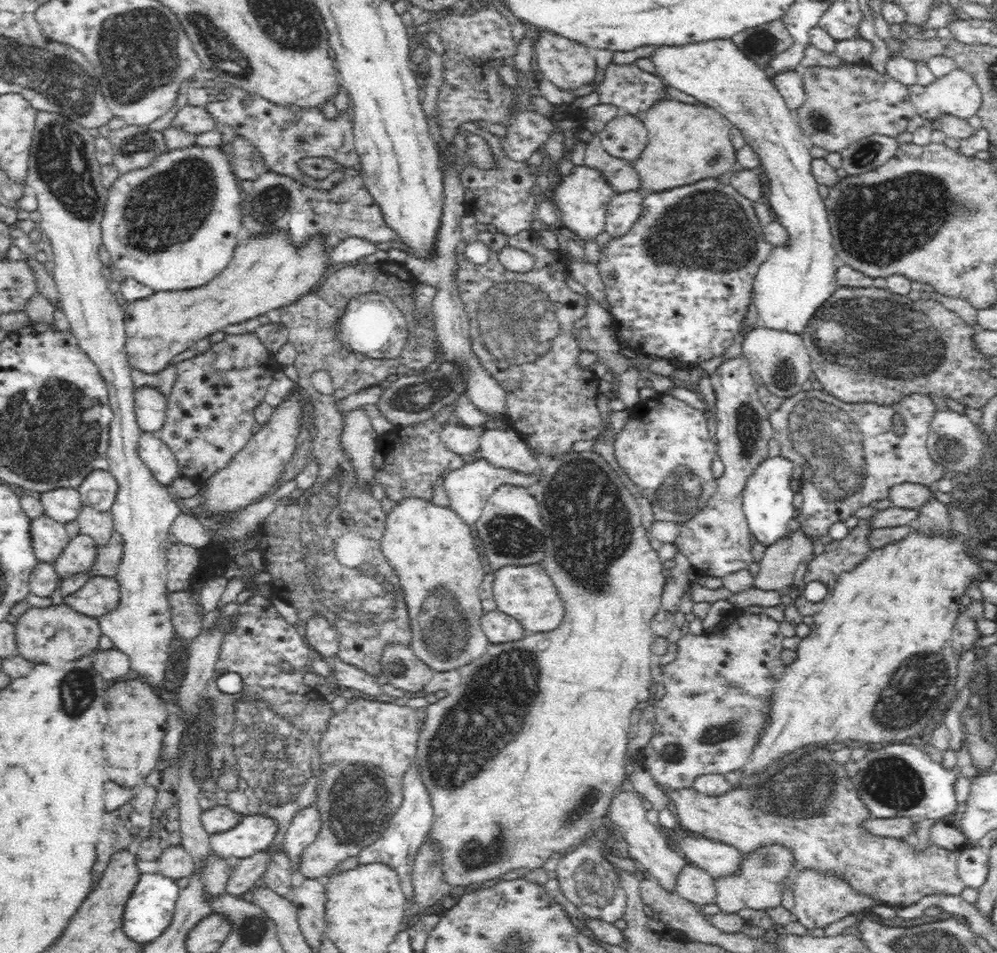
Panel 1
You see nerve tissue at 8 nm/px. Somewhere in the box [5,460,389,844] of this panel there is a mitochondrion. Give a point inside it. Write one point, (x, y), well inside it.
(276, 760)

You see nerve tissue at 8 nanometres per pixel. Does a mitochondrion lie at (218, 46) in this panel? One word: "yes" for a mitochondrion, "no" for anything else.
yes

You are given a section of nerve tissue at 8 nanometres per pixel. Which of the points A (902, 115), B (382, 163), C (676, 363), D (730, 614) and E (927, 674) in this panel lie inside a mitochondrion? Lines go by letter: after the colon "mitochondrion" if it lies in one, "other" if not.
A: other
B: other
C: other
D: other
E: mitochondrion

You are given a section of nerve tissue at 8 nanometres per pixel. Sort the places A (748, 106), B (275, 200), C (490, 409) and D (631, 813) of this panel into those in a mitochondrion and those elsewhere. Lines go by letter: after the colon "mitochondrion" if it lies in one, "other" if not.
A: mitochondrion
B: mitochondrion
C: other
D: other

